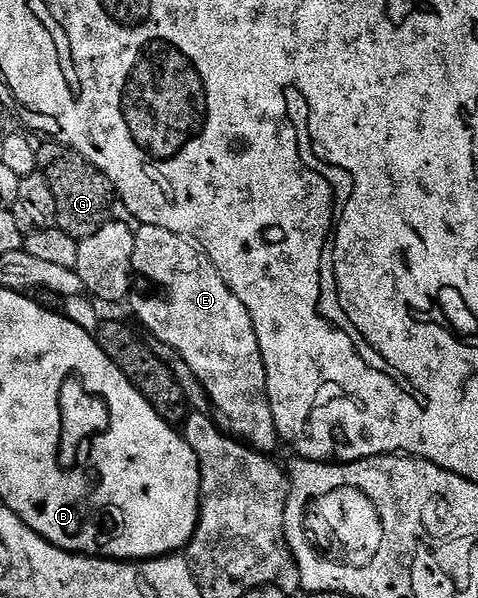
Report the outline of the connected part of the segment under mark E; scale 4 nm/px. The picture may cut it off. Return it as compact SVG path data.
M141 225L135 233L133 272L138 278L154 281L165 292L162 297L139 298L133 305L138 319L185 360L186 367L201 380L214 407L229 420L232 432L249 448L272 454L279 438L265 390L259 339L255 339L247 307L223 283L205 248L184 233Z

